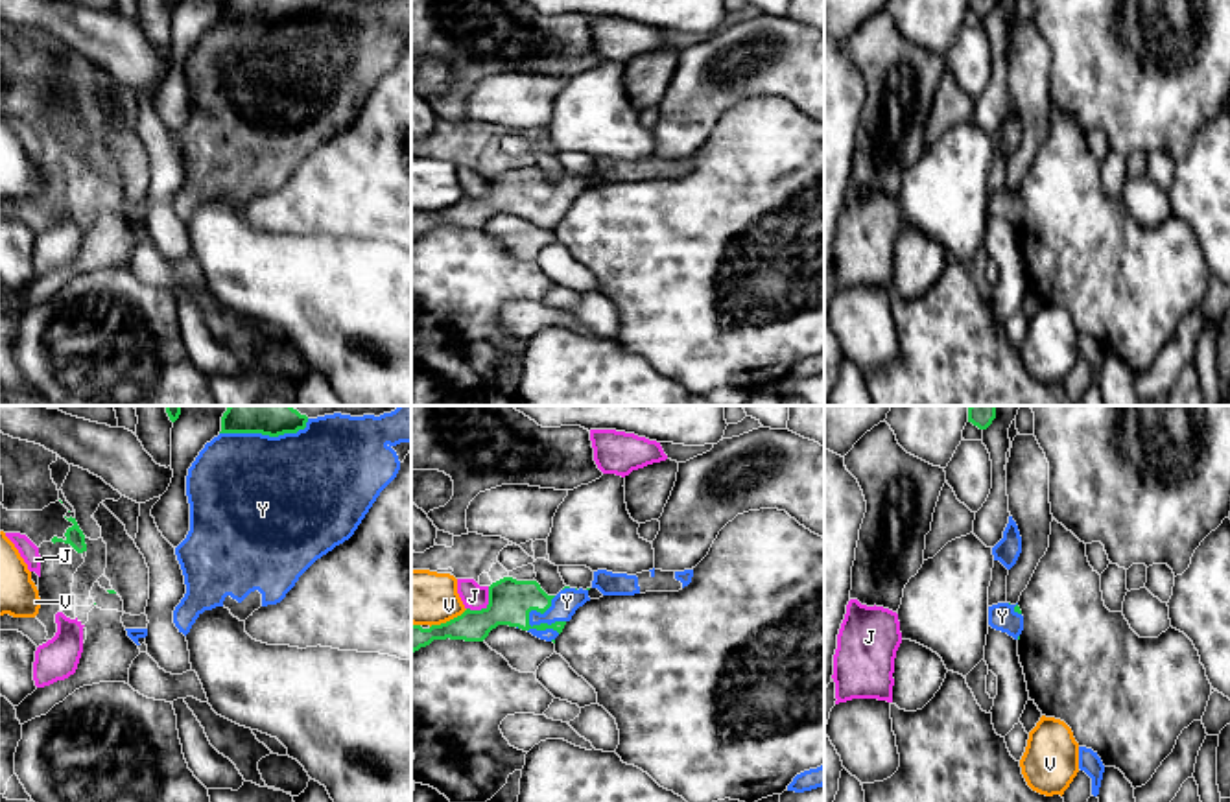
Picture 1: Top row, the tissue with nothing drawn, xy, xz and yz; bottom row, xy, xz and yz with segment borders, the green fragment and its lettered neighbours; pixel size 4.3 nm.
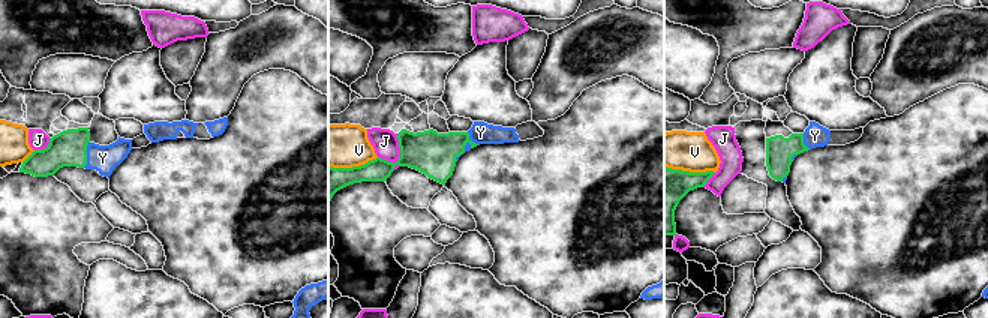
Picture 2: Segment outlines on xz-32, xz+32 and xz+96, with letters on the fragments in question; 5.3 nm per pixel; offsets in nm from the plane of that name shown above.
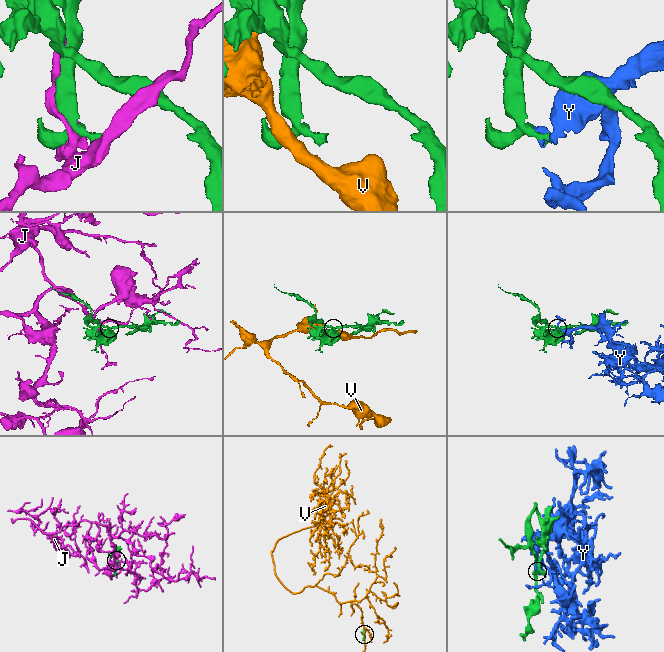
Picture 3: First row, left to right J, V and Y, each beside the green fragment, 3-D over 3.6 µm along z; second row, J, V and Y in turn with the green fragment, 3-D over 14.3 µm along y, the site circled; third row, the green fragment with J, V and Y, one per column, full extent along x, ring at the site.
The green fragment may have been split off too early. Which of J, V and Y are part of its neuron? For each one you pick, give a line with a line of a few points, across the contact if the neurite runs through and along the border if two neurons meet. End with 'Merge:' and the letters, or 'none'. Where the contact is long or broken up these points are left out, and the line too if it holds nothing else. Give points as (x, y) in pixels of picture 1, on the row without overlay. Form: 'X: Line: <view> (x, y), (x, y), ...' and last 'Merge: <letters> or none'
Merge: Y

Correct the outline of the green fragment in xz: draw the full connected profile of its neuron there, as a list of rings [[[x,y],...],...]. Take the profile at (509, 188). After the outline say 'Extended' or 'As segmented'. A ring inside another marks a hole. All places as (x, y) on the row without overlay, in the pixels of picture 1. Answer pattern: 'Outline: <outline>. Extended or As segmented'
Outline: [[[503,164],[489,173],[489,192],[485,195],[467,195],[461,203],[430,216],[411,210],[411,242],[433,227],[483,229],[498,212],[518,214],[522,218],[553,216],[561,221],[566,208],[529,212],[529,199],[537,197],[544,201],[551,194],[553,184],[537,168]]]. As segmented

